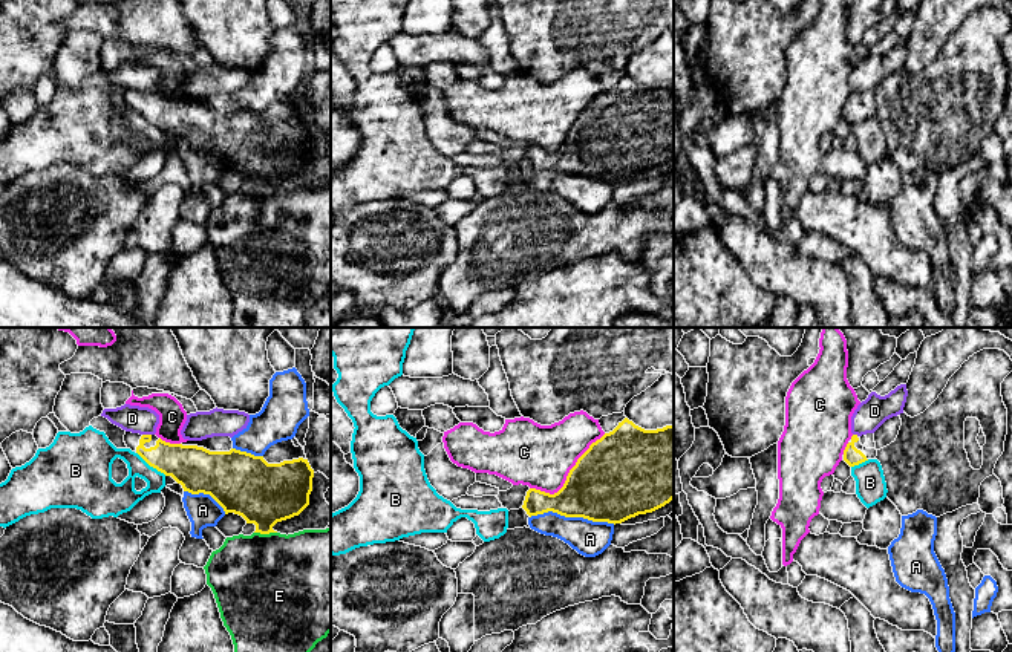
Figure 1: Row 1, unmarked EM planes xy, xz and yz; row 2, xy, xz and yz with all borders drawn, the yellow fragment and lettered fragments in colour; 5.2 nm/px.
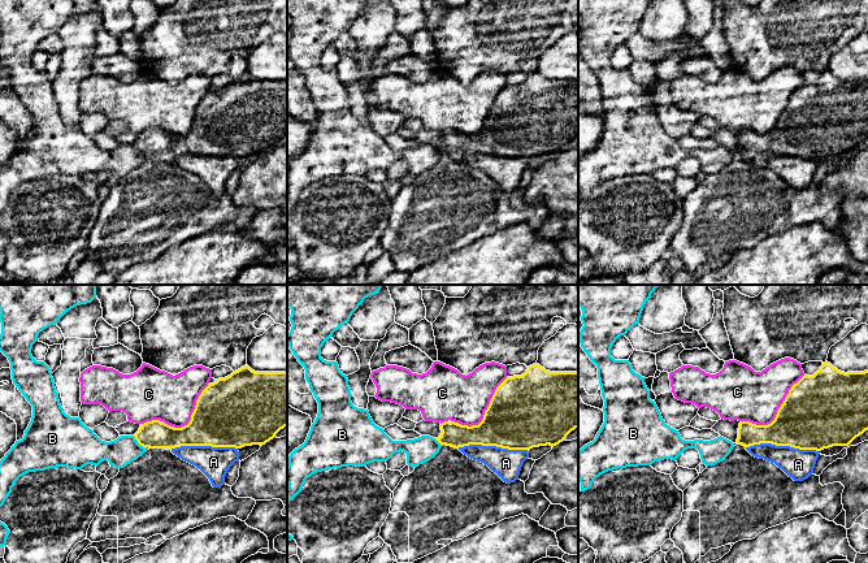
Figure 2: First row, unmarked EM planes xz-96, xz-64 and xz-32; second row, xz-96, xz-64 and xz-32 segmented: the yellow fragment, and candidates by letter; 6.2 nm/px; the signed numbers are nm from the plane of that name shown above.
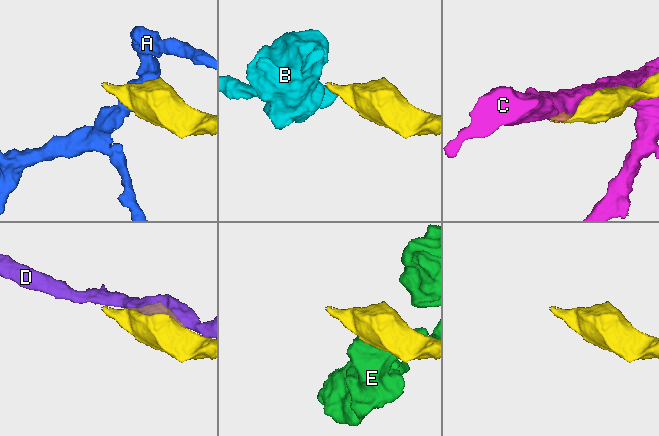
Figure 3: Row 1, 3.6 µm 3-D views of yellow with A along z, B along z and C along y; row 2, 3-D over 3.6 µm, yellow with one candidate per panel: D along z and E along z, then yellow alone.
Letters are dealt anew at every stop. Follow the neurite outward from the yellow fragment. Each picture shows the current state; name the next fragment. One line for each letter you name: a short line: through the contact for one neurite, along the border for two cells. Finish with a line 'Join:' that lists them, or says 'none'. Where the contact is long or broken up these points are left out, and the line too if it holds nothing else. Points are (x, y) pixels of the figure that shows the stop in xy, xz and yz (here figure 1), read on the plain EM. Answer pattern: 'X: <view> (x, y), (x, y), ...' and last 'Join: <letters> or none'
Join: none

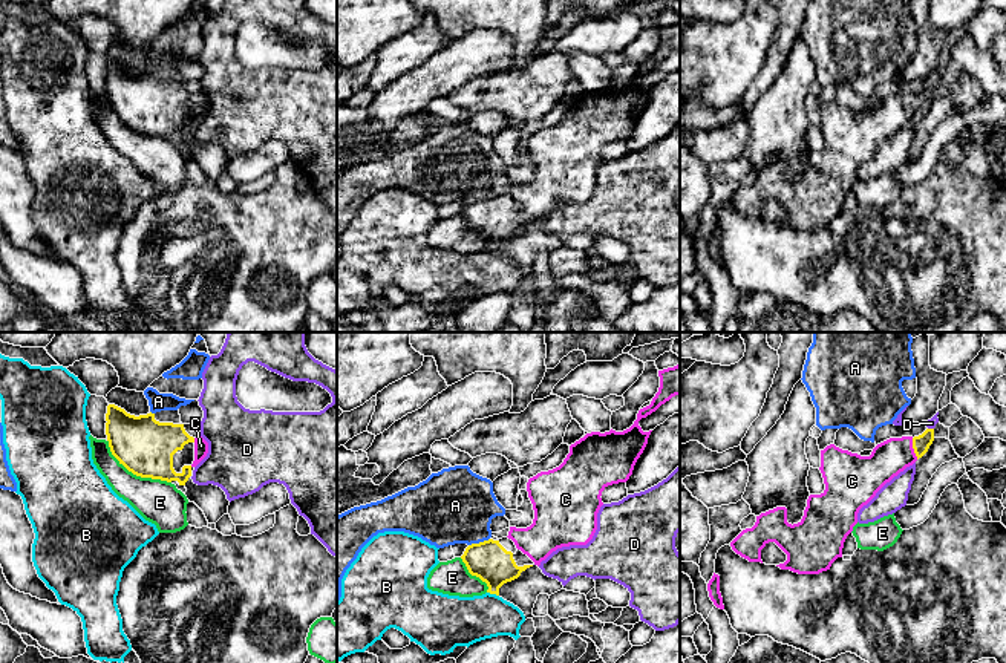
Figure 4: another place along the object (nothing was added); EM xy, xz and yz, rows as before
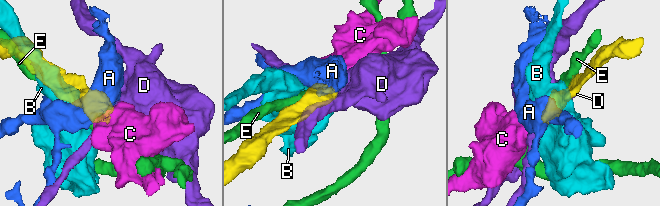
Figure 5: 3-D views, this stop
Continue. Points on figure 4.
Join: C

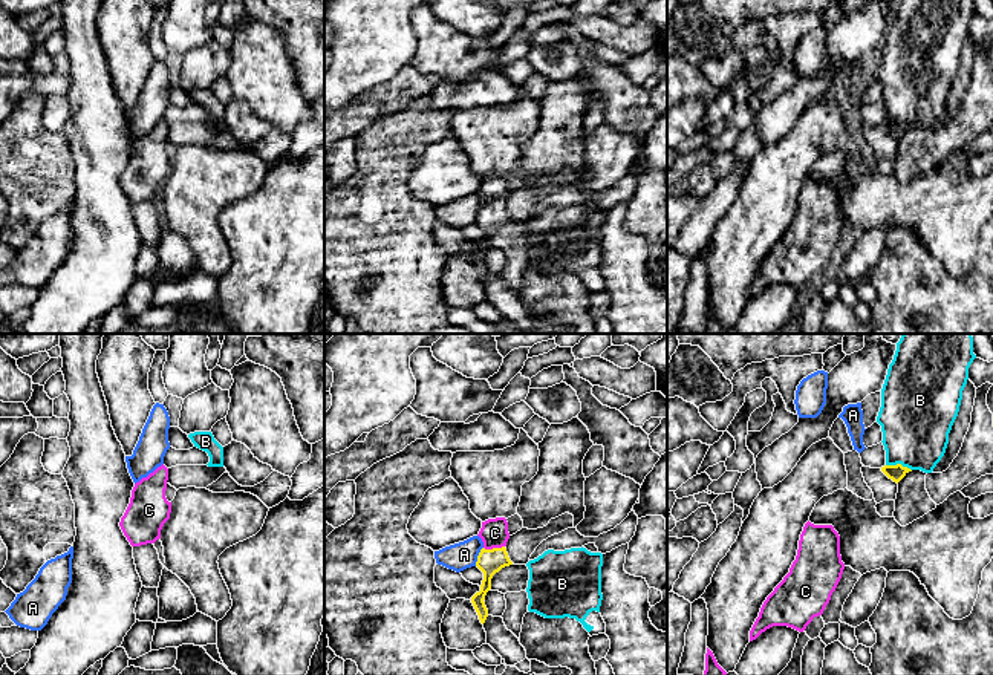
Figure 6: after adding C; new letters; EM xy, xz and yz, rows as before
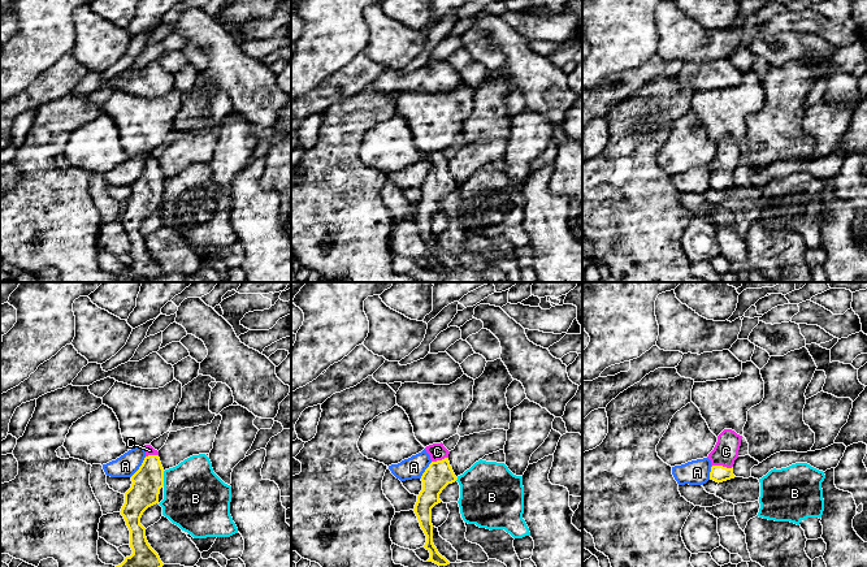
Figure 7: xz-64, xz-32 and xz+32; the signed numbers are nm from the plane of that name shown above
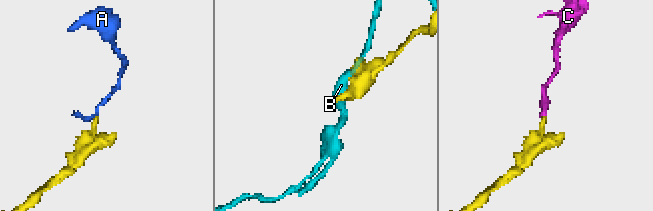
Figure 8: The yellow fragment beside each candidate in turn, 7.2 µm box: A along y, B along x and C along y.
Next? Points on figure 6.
C: xz (490, 219), (493, 205), (494, 190)
Join: C

